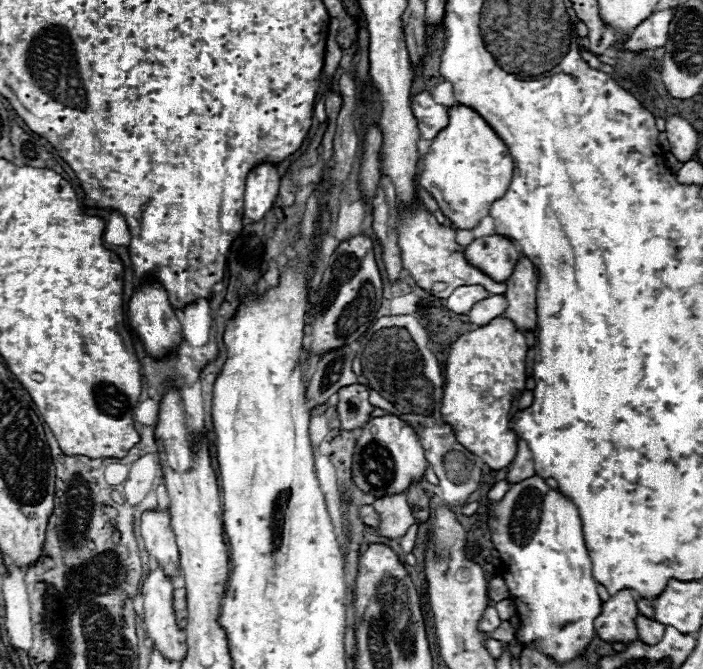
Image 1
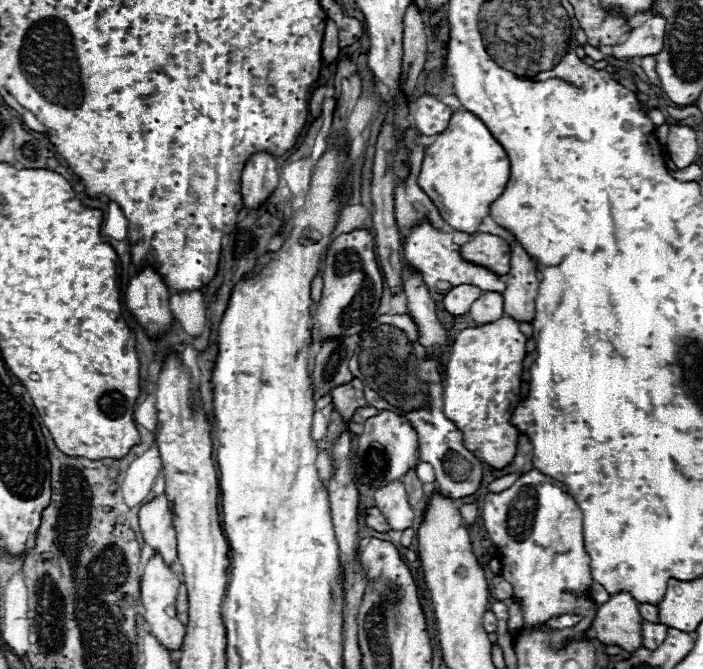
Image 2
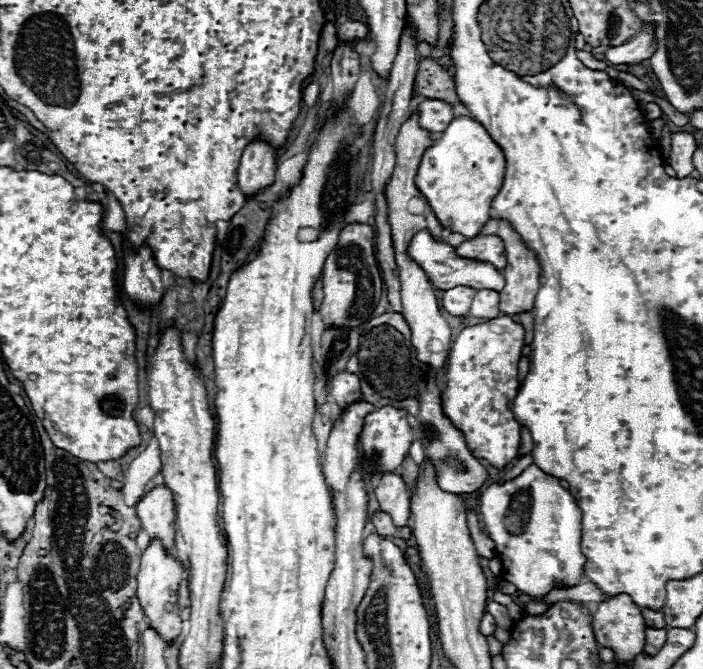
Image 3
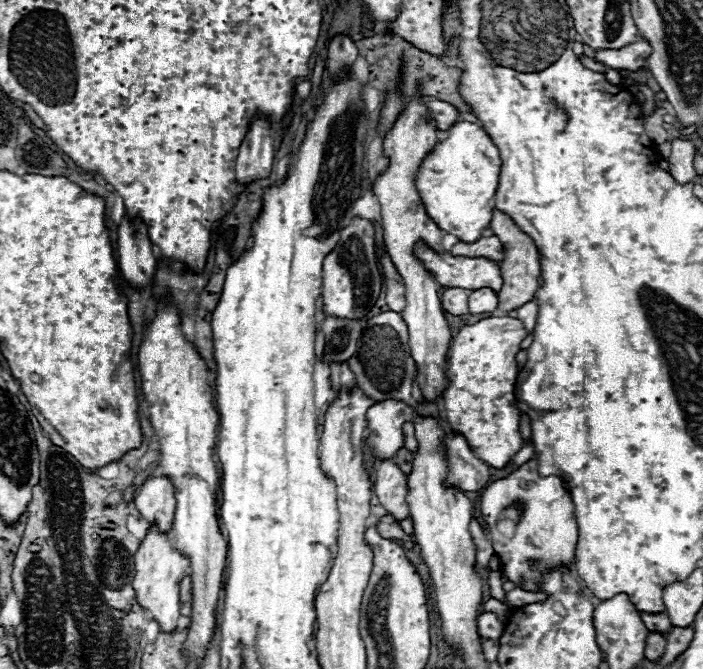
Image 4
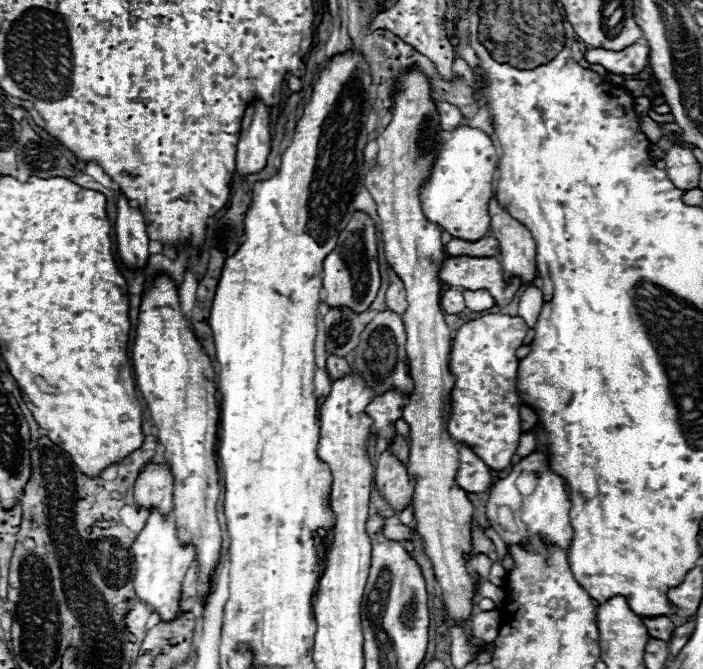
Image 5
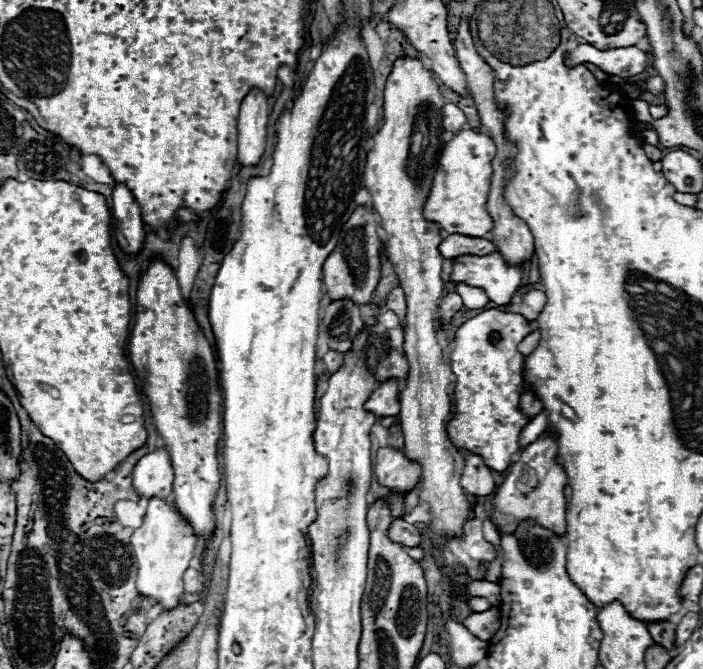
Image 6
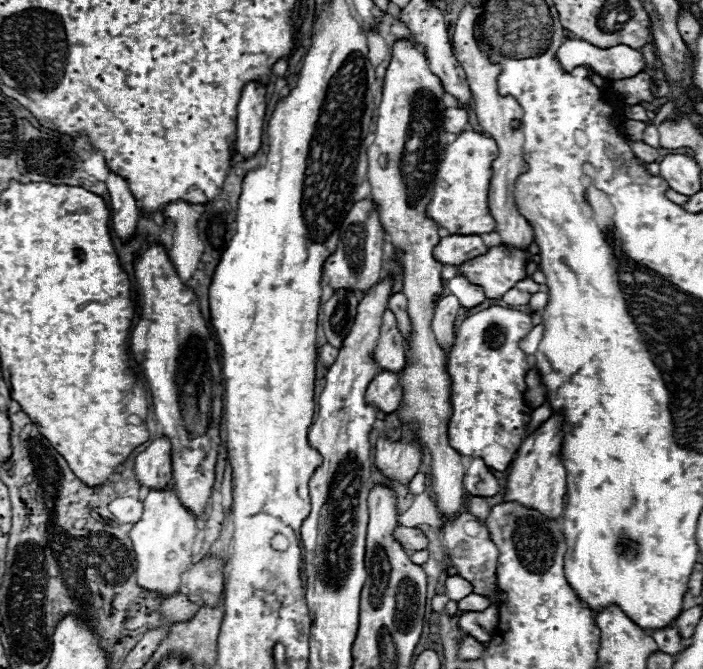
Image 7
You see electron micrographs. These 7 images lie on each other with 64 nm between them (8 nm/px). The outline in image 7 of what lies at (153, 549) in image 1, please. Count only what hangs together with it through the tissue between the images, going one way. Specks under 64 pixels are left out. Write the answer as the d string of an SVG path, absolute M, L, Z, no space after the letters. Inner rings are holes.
M166 438L154 440L142 454L136 456L134 472L140 486L148 490L162 490L172 482L172 460L170 442Z

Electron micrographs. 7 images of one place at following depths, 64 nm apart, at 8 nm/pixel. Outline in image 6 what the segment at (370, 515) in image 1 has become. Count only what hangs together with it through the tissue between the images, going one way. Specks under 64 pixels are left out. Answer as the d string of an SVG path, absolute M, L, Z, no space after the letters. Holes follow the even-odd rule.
M394 518L390 528L388 528L388 538L392 542L398 542L402 546L418 546L420 544L420 530L408 522L404 522L402 518Z

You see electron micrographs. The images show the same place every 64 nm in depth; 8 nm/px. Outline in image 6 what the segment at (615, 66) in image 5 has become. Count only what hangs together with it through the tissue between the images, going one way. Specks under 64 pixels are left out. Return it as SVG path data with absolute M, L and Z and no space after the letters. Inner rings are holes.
M580 44L574 52L568 52L566 64L574 66L574 64L582 64L582 62L590 62L590 64L598 66L600 70L604 70L606 74L630 78L630 76L644 72L644 68L648 64L648 56L644 50L640 50L636 46L598 50L590 44Z

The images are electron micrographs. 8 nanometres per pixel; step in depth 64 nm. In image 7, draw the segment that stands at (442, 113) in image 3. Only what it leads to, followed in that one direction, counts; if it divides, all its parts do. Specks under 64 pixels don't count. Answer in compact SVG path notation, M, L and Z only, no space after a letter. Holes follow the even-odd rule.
M446 108L444 110L444 128L446 128L446 132L452 132L452 134L470 130L468 114L462 108Z

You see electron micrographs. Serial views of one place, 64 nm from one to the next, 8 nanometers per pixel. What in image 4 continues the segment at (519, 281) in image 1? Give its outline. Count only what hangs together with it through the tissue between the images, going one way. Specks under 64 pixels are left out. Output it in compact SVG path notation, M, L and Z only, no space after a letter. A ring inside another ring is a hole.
M494 210L494 218L492 218L492 230L494 234L500 238L502 246L504 246L504 260L500 264L500 272L504 278L504 286L498 292L500 298L500 310L510 312L510 310L518 310L522 304L530 302L538 290L538 278L540 278L540 258L538 258L538 250L534 246L534 242L520 232L520 228L512 222L512 218L508 218L506 214Z

